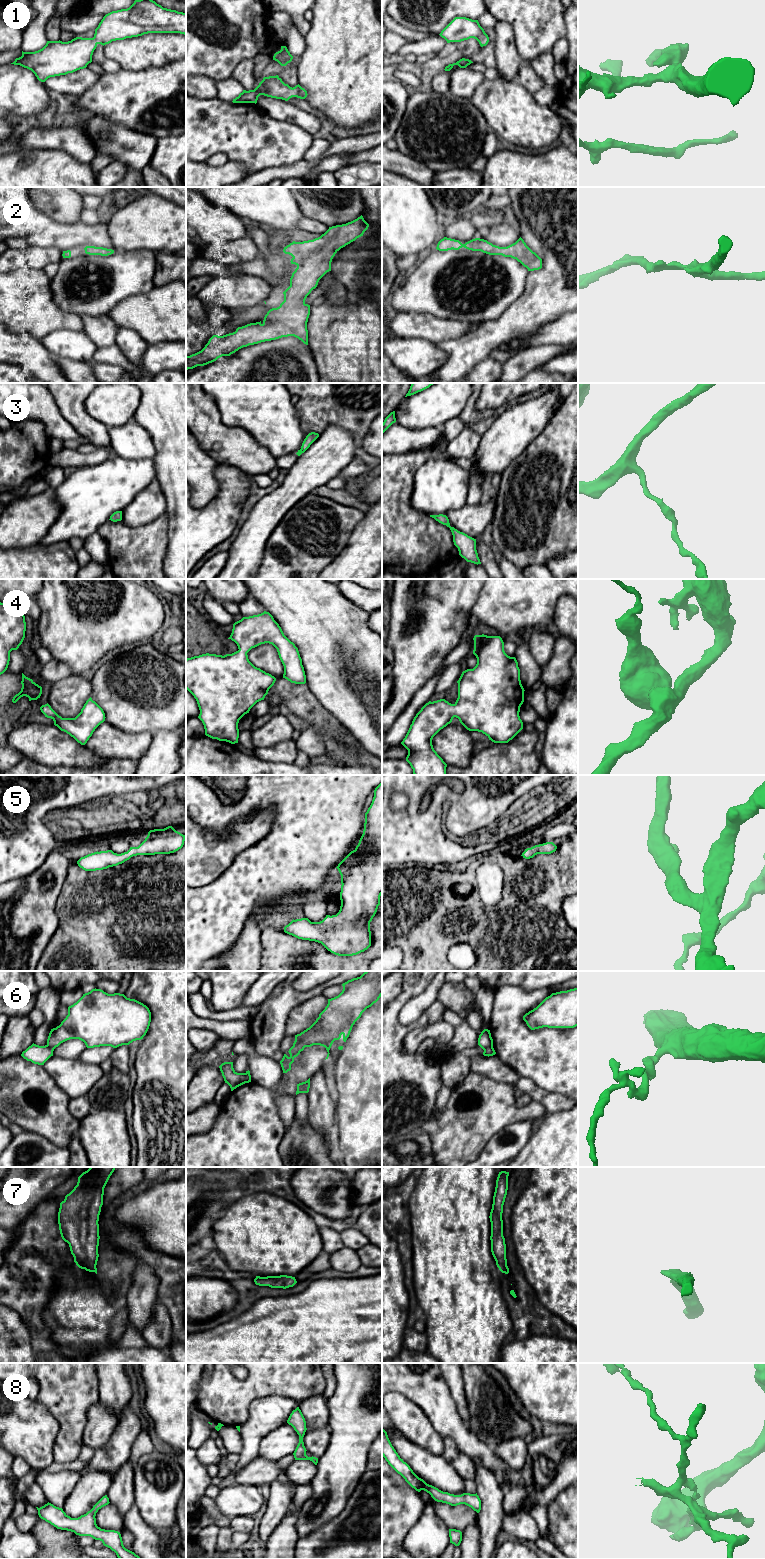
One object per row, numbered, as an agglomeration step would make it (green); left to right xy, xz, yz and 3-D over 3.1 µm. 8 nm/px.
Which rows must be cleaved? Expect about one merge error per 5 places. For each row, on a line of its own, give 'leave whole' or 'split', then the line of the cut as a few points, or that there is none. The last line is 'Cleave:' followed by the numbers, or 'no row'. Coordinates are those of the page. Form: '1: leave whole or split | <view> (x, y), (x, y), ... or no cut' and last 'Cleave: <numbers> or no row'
1: leave whole | no cut
2: leave whole | no cut
3: leave whole | no cut
4: leave whole | no cut
5: leave whole | no cut
6: split | yz (492, 1045), (483, 1049)
7: leave whole | no cut
8: leave whole | no cut
Cleave: 6

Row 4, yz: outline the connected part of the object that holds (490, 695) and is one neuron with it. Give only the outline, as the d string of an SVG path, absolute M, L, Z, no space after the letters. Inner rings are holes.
M475 635L473 654L477 658L477 664L473 669L462 672L458 683L458 698L454 704L445 699L429 701L414 717L410 728L401 742L408 750L406 761L413 769L414 775L446 775L447 764L437 754L432 745L433 737L444 727L450 724L454 717L469 731L478 731L485 734L494 743L508 743L522 729L523 722L520 719L520 707L524 702L524 688L520 680L520 669L515 657L508 656L504 651L504 642L500 636Z

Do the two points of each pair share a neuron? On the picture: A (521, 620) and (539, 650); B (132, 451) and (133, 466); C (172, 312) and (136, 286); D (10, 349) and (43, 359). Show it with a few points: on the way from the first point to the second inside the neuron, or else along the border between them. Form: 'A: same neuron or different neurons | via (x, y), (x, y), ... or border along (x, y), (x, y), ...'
A: different neurons | border along (540, 628), (534, 628), (527, 632)
B: different neurons | border along (113, 453), (124, 458), (152, 459)
C: different neurons | border along (154, 286), (146, 293), (134, 294), (124, 300)
D: same neuron | via (18, 349), (28, 352), (35, 359)

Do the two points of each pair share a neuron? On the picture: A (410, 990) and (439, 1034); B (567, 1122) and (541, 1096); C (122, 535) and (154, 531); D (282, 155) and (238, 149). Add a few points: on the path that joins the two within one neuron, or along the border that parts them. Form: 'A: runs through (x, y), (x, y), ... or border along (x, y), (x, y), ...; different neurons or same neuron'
A: border along (443, 1019), (417, 1027), (410, 1032); different neurons
B: border along (567, 1109), (547, 1113); different neurons
C: runs through (130, 535), (146, 535); same neuron
D: runs through (271, 149), (249, 149); same neuron

